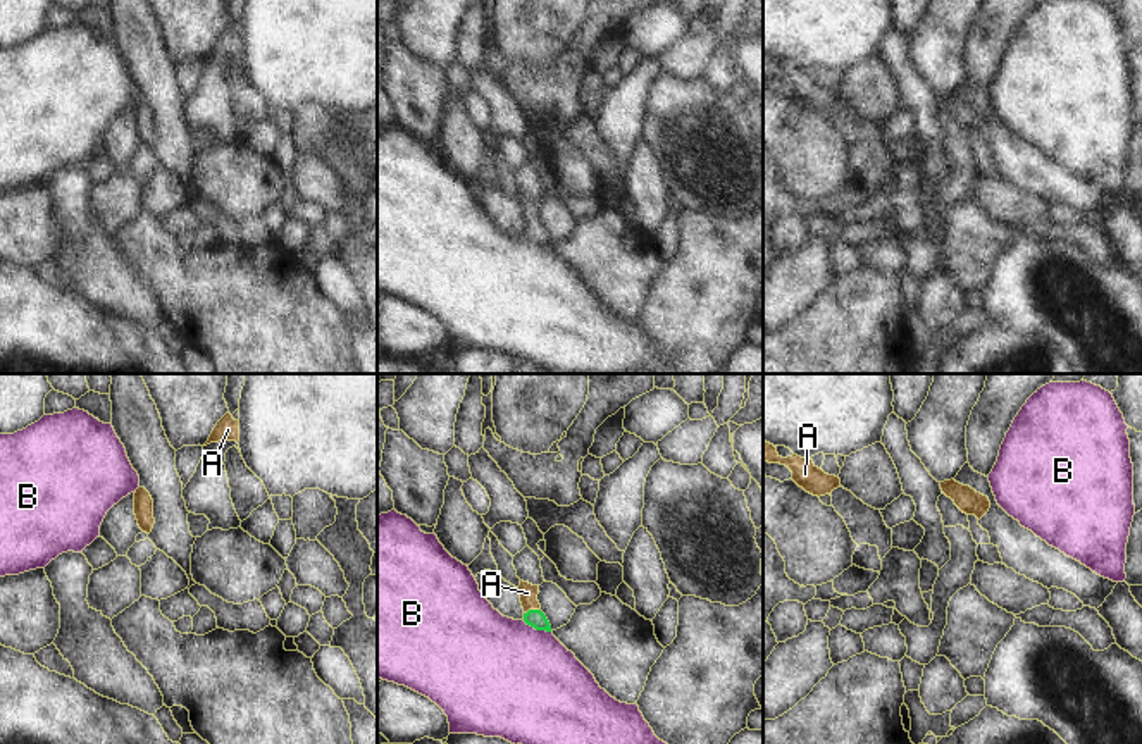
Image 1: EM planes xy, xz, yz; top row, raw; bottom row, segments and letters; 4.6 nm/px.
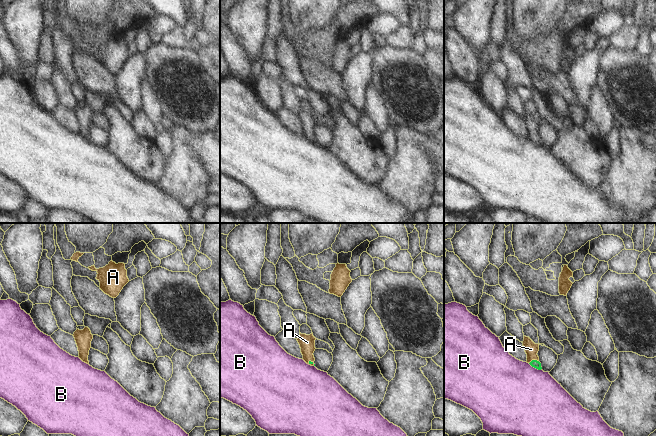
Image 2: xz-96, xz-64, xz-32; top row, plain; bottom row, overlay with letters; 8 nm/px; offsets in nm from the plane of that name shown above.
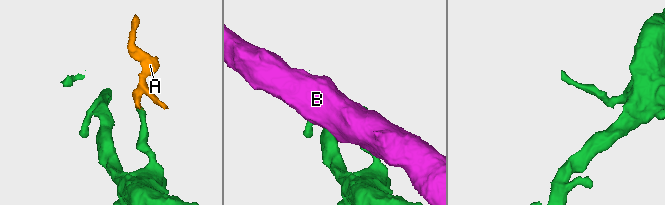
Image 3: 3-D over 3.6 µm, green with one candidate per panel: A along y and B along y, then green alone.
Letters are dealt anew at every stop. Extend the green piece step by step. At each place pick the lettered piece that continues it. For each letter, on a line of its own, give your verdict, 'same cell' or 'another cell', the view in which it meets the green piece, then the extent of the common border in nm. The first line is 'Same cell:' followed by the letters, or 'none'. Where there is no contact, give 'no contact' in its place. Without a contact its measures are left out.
Same cell: A
A: same cell; contact in xz; length 80 nm
B: another cell; contact in xz; length 150 nm

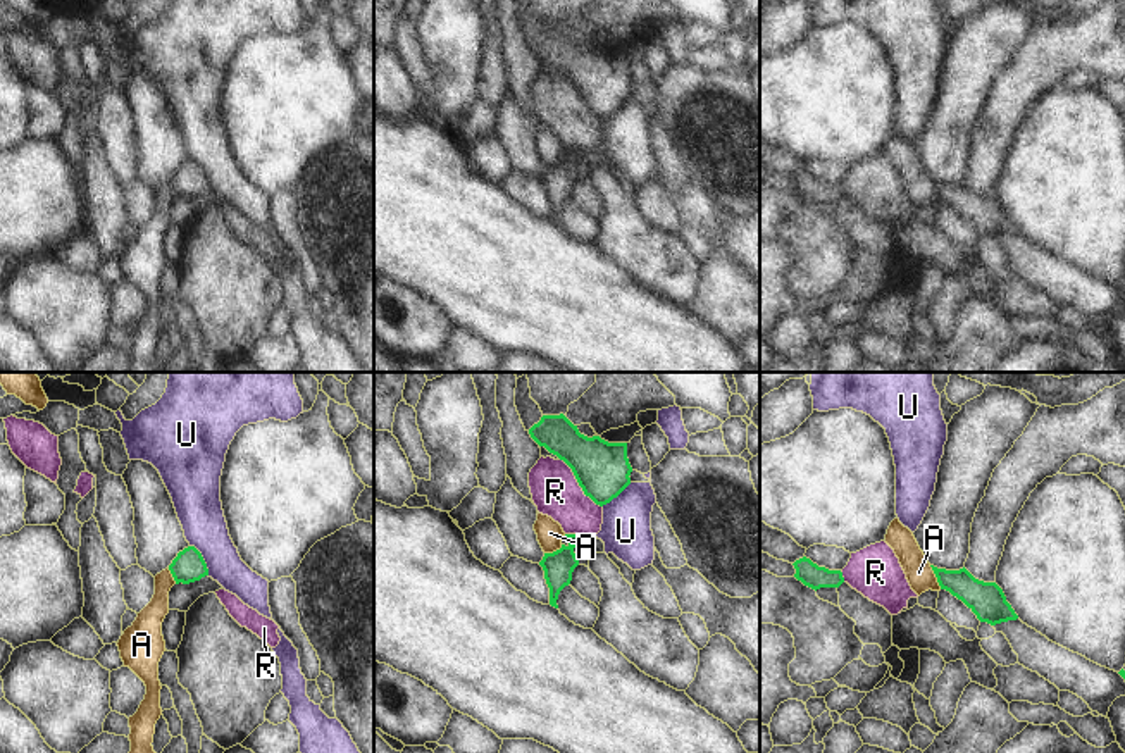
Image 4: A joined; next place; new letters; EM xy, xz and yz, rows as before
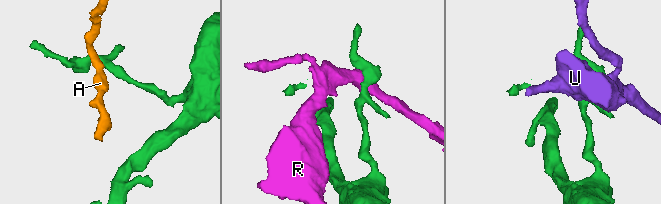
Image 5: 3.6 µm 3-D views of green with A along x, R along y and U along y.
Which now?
Same cell: none
A: another cell; contact in yz; length 130 nm
R: another cell; contact in xz; length 300 nm
U: another cell; contact in xy; length 170 nm

